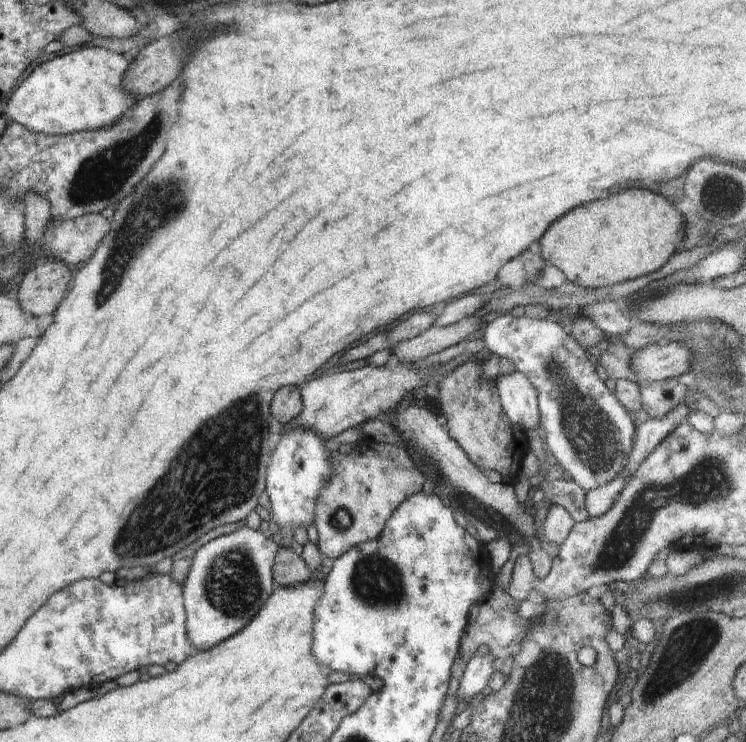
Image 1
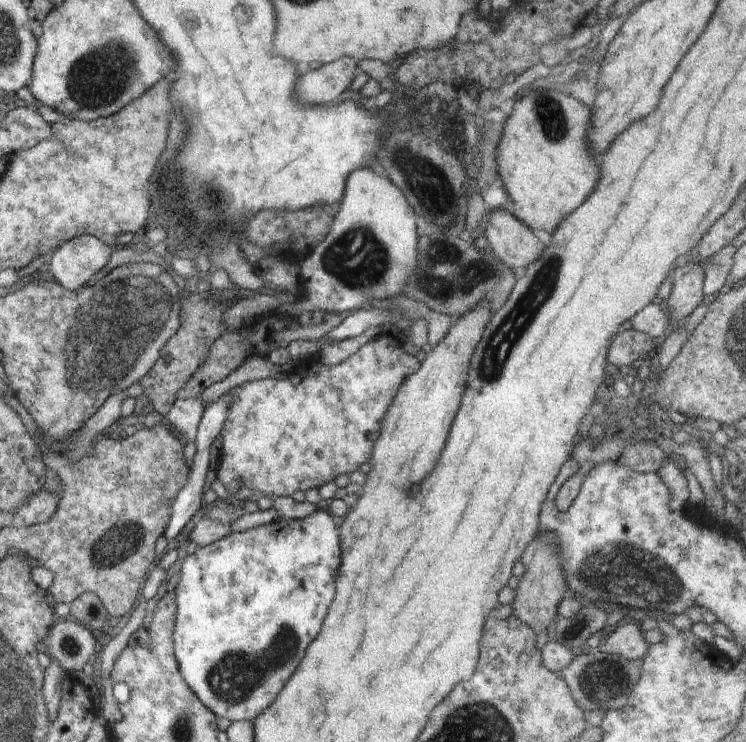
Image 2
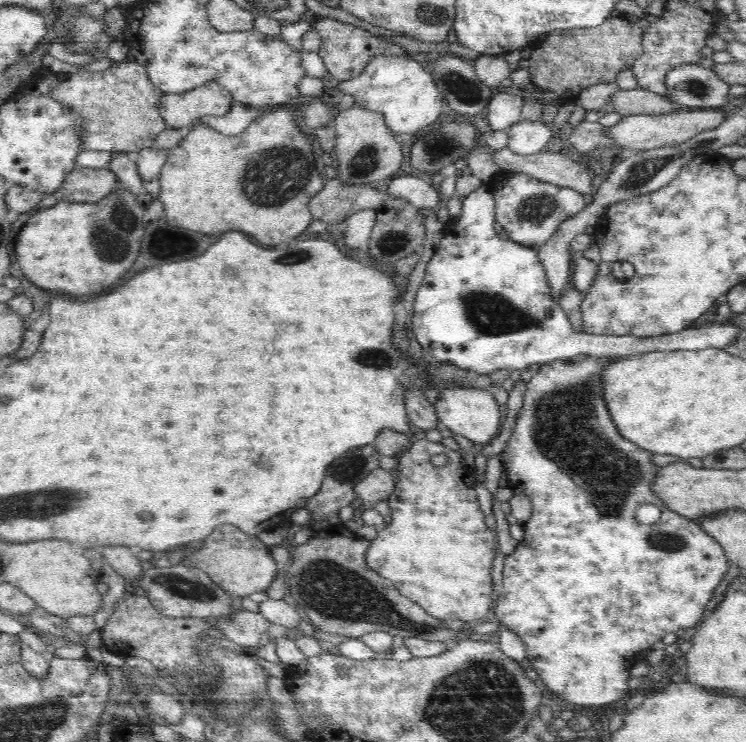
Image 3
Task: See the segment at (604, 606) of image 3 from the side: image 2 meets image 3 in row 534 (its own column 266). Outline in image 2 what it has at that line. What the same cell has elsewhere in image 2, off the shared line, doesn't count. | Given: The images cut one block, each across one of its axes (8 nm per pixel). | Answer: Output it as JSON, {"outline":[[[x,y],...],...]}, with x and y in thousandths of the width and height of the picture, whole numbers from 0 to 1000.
{"outline":[[[418,686],[418,691],[410,698],[391,699],[373,695],[365,704],[343,709],[327,717],[310,717],[306,722],[287,729],[275,737],[265,737],[260,747],[251,749],[244,760],[241,783],[235,791],[236,833],[233,861],[233,879],[241,908],[247,919],[260,931],[268,946],[280,954],[290,965],[306,968],[308,972],[338,972],[350,964],[375,935],[378,925],[383,916],[391,911],[391,906],[399,900],[402,889],[408,887],[408,879],[413,868],[426,857],[429,841],[437,830],[437,822],[448,806],[448,782],[453,776],[453,763],[456,763],[456,725],[453,725],[454,712],[448,704],[446,694],[441,689],[432,686]]]}

